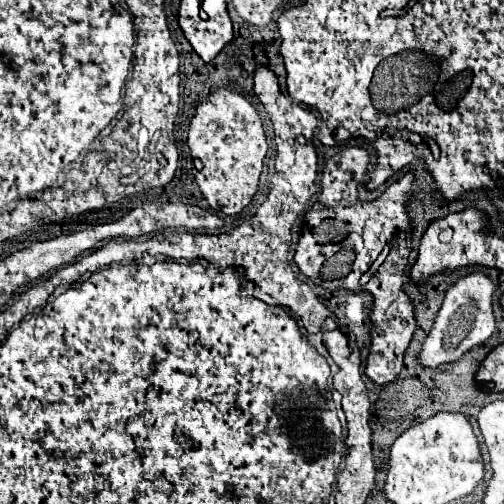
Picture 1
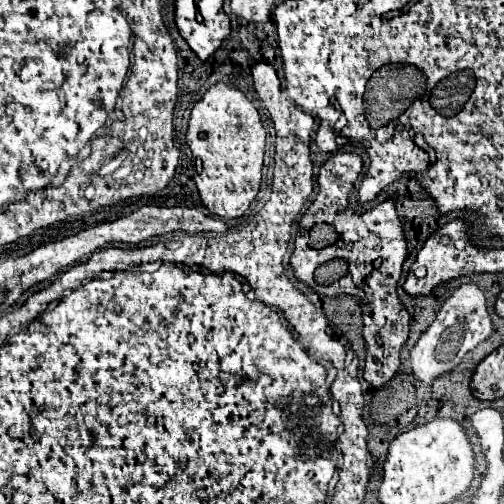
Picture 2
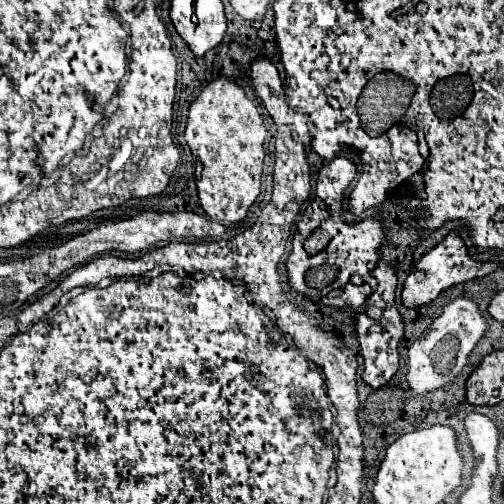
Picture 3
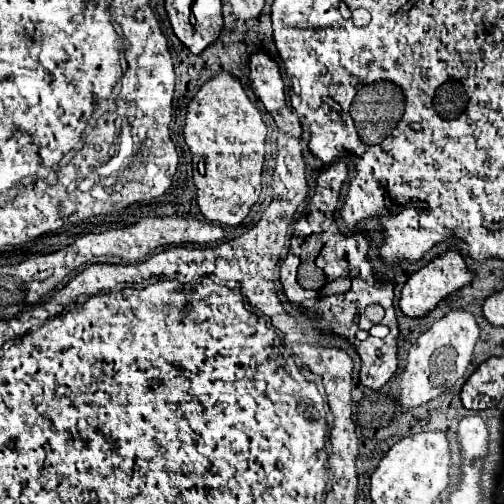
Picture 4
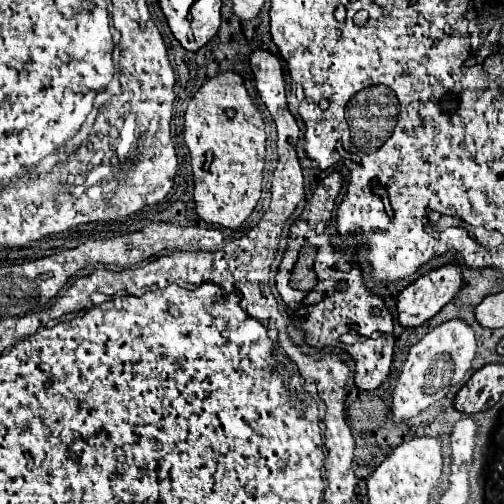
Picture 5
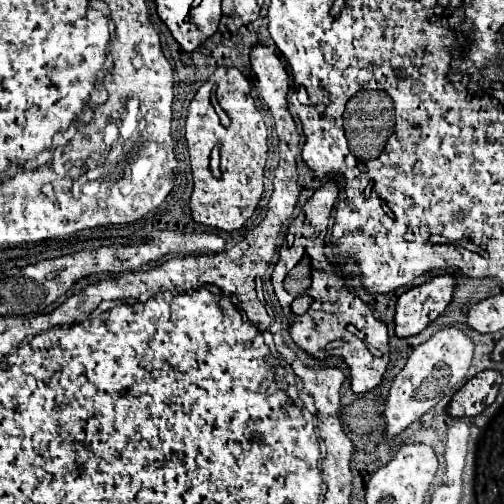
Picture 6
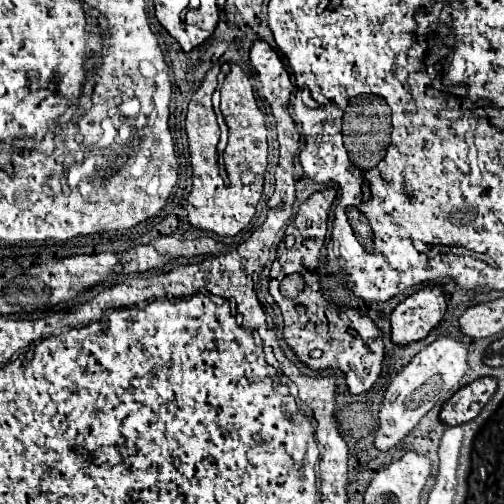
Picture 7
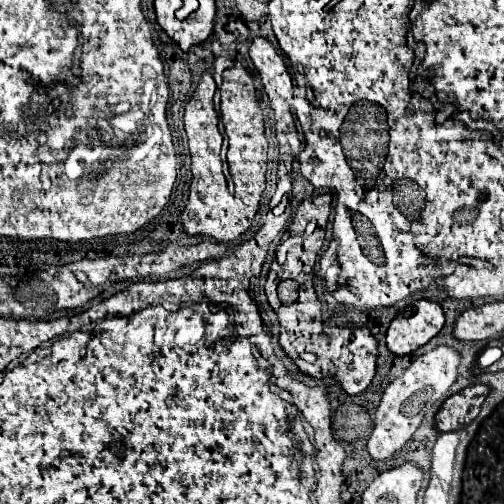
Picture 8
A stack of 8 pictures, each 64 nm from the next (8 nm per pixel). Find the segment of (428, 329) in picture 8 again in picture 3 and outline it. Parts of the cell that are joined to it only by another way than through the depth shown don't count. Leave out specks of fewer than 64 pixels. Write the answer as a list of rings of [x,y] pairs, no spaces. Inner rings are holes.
[[[450,234],[446,240],[442,240],[442,244],[438,244],[430,252],[426,252],[422,256],[422,260],[416,264],[414,272],[422,272],[424,278],[418,280],[414,276],[414,272],[406,278],[404,290],[402,290],[402,304],[406,308],[422,308],[424,304],[430,304],[432,300],[436,300],[438,294],[448,290],[450,286],[464,284],[474,278],[482,278],[494,270],[496,270],[496,262],[476,262],[474,258],[468,256],[468,248],[464,246],[464,242],[456,234]]]

